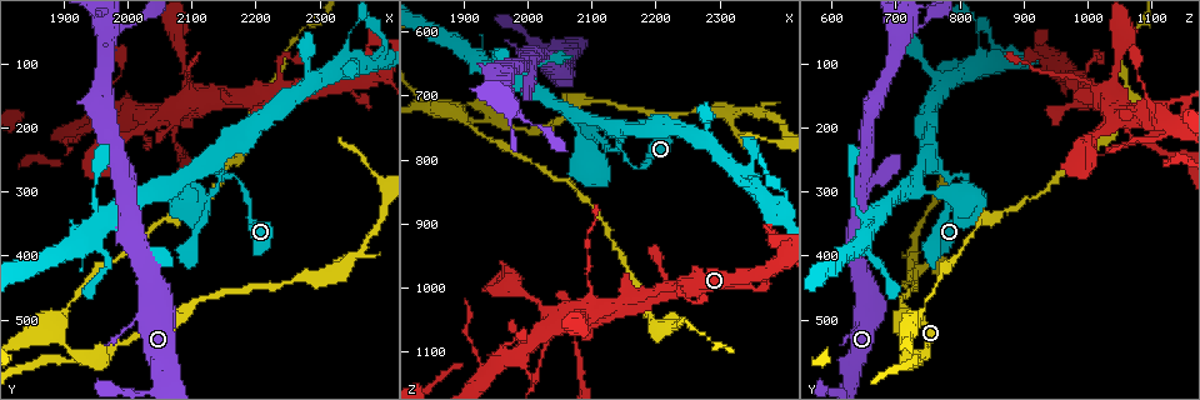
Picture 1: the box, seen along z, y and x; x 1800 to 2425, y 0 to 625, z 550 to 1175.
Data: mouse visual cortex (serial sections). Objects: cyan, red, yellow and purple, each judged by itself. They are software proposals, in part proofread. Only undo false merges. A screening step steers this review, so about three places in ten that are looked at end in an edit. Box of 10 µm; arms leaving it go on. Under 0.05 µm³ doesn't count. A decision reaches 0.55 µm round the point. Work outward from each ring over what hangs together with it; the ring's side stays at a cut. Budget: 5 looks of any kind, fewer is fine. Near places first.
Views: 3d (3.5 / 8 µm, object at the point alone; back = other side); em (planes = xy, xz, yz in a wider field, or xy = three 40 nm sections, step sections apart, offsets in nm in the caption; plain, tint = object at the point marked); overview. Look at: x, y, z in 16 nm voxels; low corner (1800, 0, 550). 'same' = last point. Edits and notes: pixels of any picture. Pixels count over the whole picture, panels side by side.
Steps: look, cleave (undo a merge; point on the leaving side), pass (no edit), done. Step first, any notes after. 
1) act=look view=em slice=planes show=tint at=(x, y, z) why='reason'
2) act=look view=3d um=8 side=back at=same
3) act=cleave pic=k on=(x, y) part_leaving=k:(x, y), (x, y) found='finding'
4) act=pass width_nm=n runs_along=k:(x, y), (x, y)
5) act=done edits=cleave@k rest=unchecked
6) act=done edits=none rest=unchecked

act=look view=3d um=3.5 at=(1955, 560, 730) why='three-way junction'

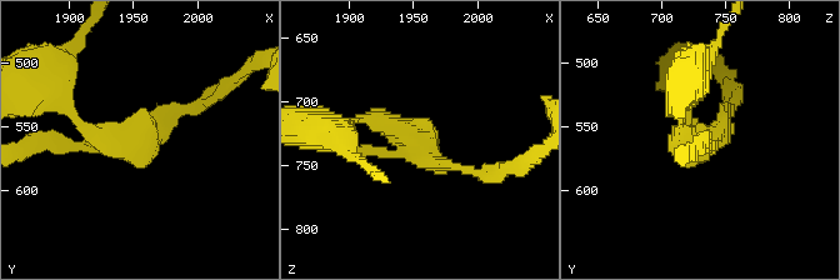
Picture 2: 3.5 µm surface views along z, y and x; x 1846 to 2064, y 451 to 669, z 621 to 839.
act=look view=em slice=xy step=5 show=tint at=(1954, 558, 732) arms=3 arm_widths_nm=150,150,150 why='shape alone is not enough'

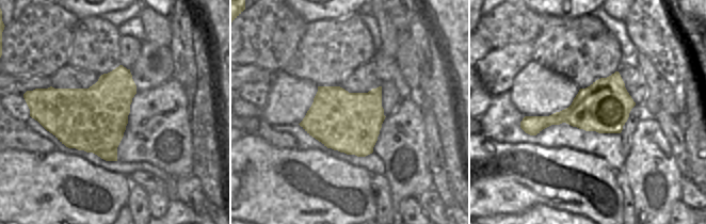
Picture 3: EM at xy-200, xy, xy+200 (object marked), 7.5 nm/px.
act=cleave pic=2 on=(100, 136) part_leaving=2:(146, 139), (104, 139), (50, 89) found='a second cell is stuck on'

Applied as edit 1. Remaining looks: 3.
act=look view=overview

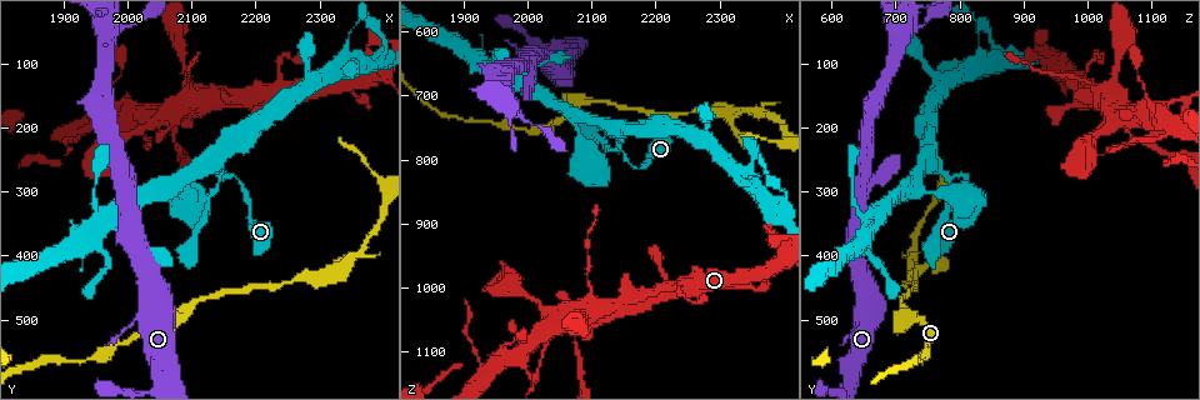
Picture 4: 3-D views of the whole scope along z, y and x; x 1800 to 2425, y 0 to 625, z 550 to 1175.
act=look view=3d um=8 at=(2170, 275, 815) why='thin neck'

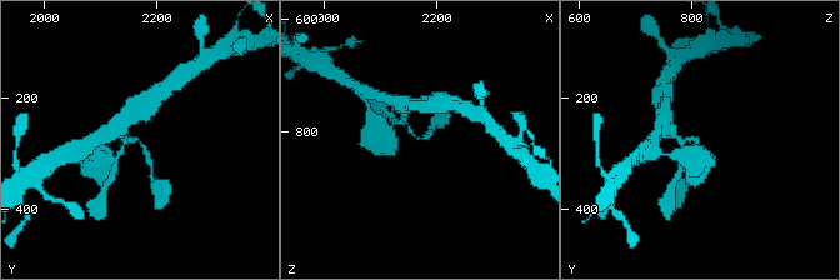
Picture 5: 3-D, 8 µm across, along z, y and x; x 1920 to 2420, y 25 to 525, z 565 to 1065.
act=look view=em slice=xy step=5 show=tint at=same arm_widths_nm=150,200

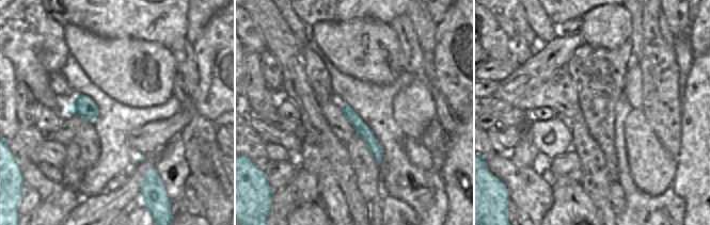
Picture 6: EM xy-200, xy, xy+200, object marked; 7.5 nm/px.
act=pass runs_along=6:(345, 108), (374, 145), (378, 159) found='continuous, no second cell'

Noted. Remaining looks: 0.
act=done edits=cleave@2 rest=unchecked

